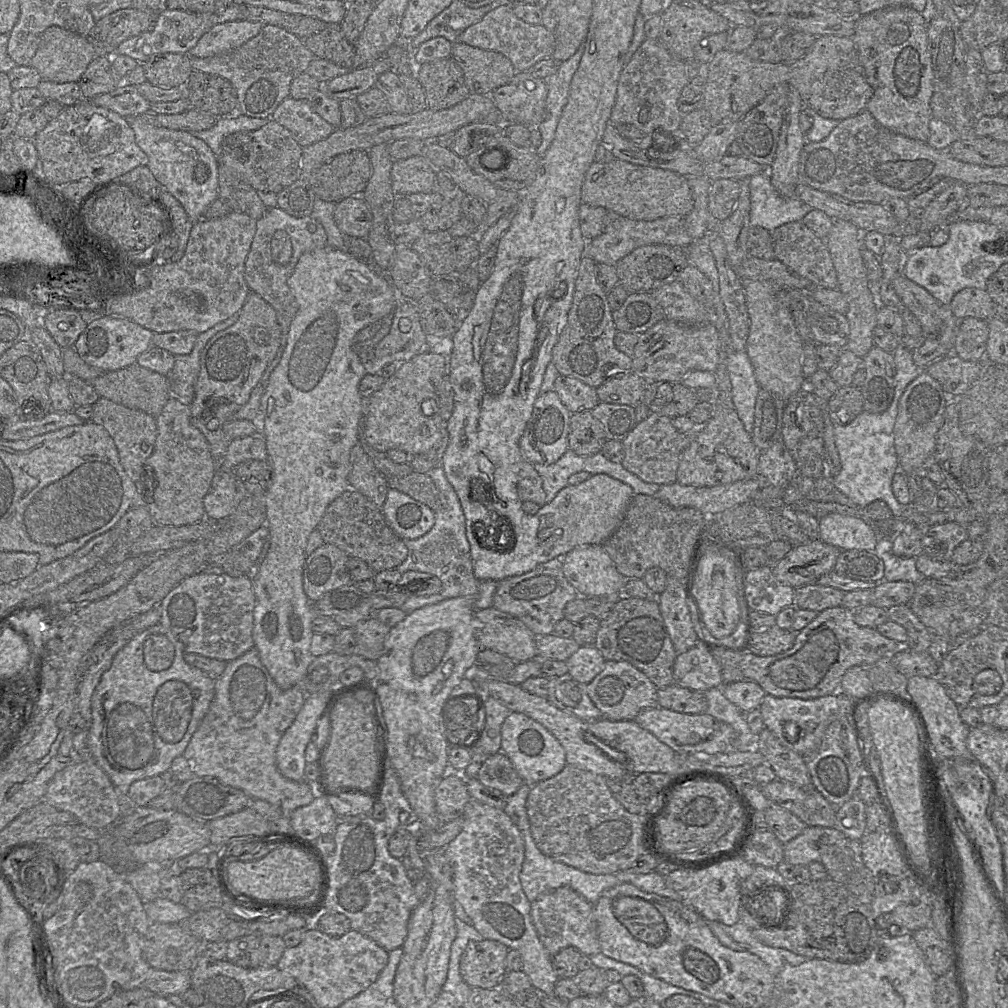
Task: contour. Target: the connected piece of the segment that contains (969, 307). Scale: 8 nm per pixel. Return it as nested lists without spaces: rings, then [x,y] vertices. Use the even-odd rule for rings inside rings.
[[[964,288],[953,296],[948,307],[958,320],[975,317],[988,321],[996,316],[994,304],[985,289]]]

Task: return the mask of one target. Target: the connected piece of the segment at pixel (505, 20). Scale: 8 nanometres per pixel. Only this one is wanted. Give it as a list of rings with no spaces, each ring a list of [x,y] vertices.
[[[497,2],[497,6],[480,21],[466,28],[458,42],[481,49],[497,51],[505,55],[517,71],[528,71],[538,61],[552,57],[555,49],[555,33],[543,24],[532,25],[518,18],[510,2]]]

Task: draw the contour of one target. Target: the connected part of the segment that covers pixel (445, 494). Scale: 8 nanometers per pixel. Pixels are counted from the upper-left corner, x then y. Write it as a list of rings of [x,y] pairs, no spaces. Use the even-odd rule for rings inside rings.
[[[410,457],[408,462],[413,471],[427,474],[440,492],[440,508],[434,512],[433,527],[423,536],[410,540],[403,539],[407,547],[406,559],[395,569],[401,574],[406,571],[419,571],[438,577],[442,583],[440,592],[430,596],[410,596],[400,609],[407,615],[427,605],[436,604],[446,599],[469,596],[474,597],[474,608],[482,610],[493,607],[493,597],[497,583],[493,580],[479,581],[473,573],[470,545],[466,537],[465,516],[459,498],[445,476],[439,460],[424,457]]]

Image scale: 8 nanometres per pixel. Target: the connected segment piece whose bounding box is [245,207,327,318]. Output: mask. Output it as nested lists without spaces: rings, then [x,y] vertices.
[[[279,207],[269,208],[256,224],[256,234],[245,262],[247,285],[250,291],[262,297],[276,312],[287,312],[294,318],[298,305],[287,280],[304,253],[327,246],[326,231],[322,224],[311,216],[296,218]]]

